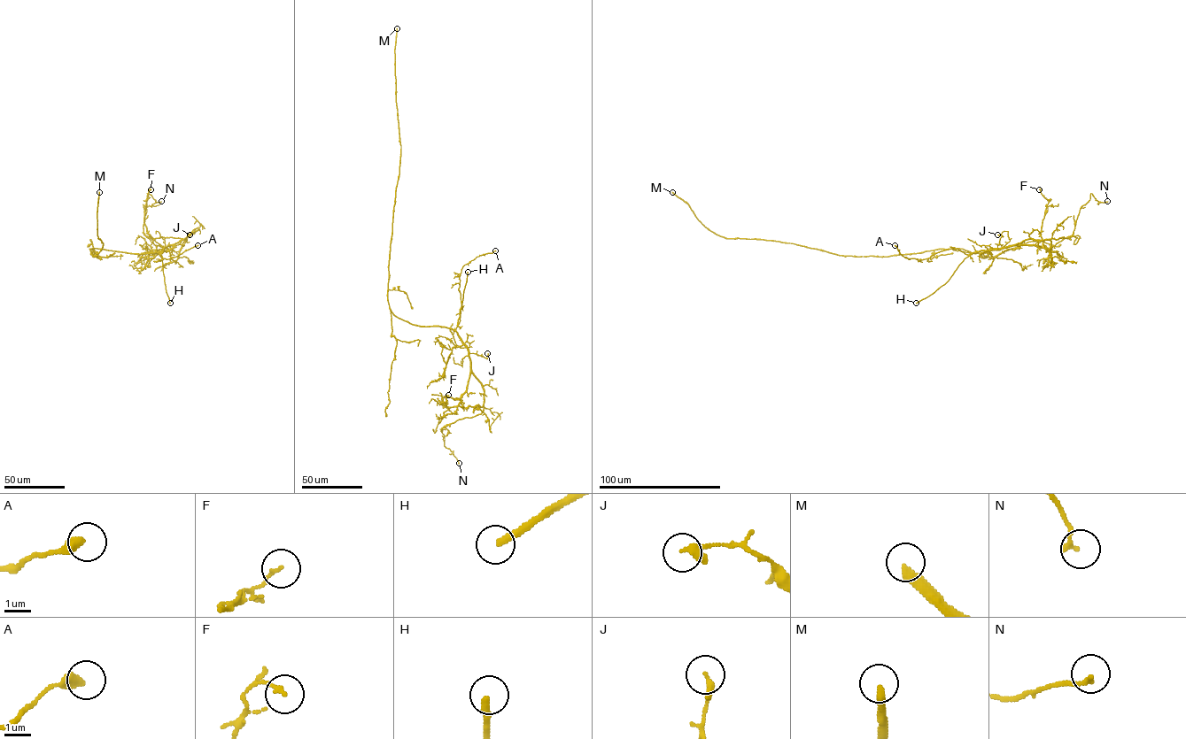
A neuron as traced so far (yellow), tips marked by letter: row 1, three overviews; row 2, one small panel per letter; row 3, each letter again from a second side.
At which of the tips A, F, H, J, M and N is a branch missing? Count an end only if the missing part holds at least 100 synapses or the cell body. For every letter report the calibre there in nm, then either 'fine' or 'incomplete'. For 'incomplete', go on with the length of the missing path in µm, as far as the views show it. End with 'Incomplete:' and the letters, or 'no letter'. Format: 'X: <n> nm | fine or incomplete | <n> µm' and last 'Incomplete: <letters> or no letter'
A: 400 nm | fine
F: 120 nm | fine
H: 280 nm | incomplete | 40 µm
J: 280 nm | fine
M: 320 nm | incomplete | 250 µm
N: 180 nm | fine
Incomplete: H, M

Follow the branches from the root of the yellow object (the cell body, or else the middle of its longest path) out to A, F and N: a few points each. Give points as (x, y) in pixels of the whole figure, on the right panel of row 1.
A: (945, 249), (974, 252), (966, 254), (948, 249), (926, 258), (909, 259), (895, 245)
F: (945, 249), (962, 248), (971, 253), (1016, 245), (1042, 247), (1041, 227), (1050, 200), (1039, 189)
N: (945, 249), (971, 253), (1028, 239), (1068, 238), (1091, 194), (1099, 202), (1107, 201)

